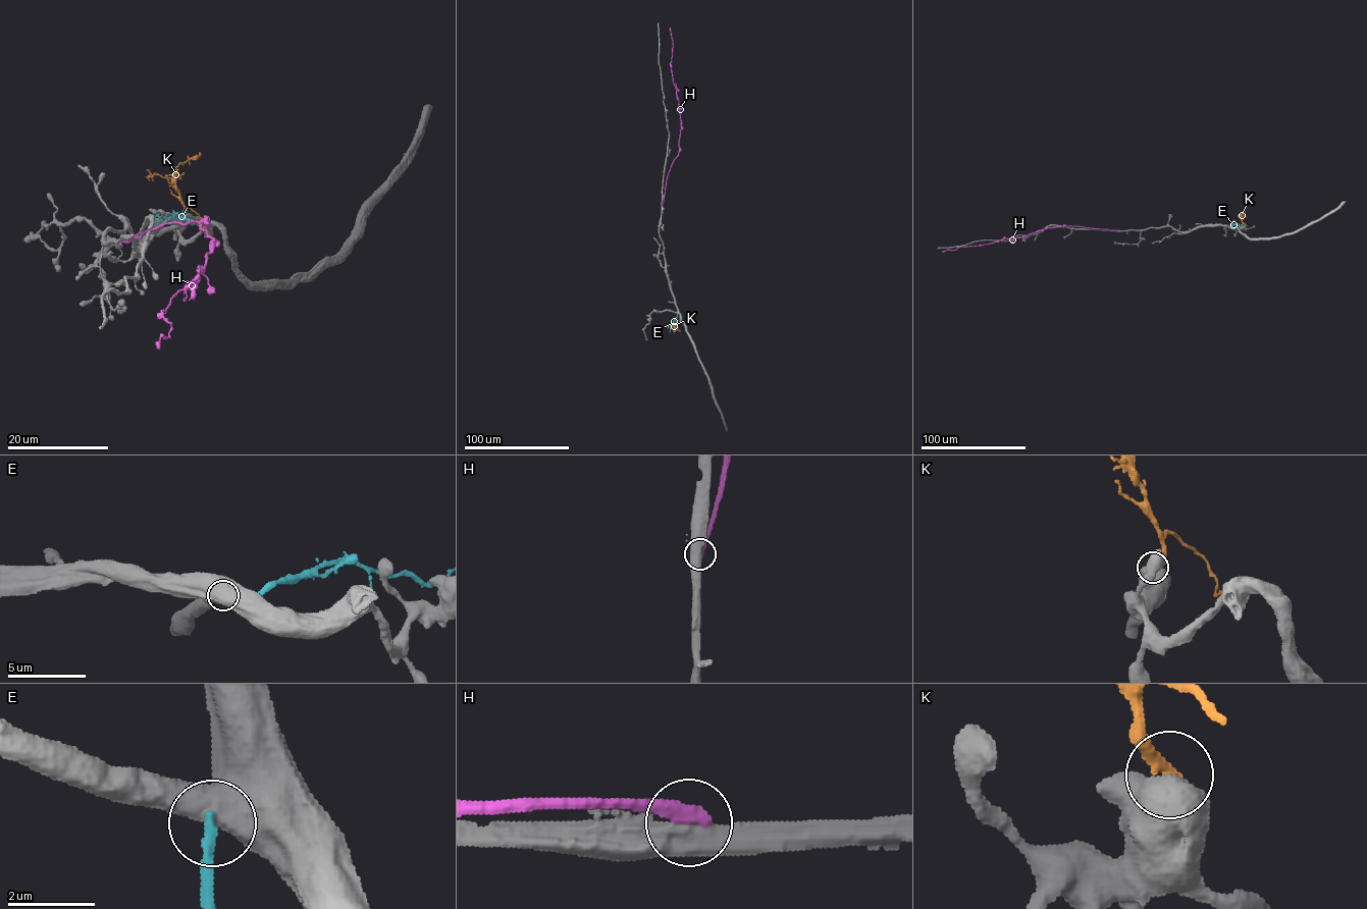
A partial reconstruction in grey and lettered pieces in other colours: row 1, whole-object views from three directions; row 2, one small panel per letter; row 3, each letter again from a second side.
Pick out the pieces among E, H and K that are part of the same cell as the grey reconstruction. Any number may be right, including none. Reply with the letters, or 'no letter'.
no letter

